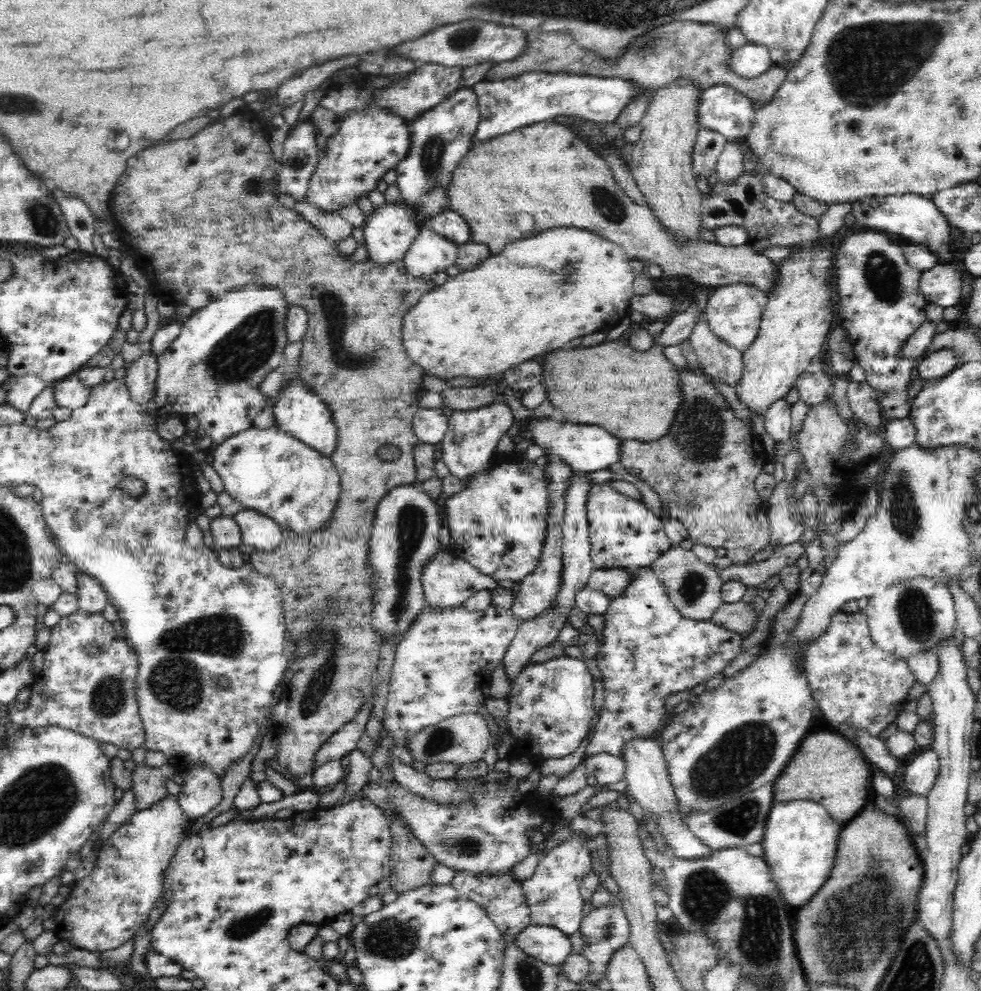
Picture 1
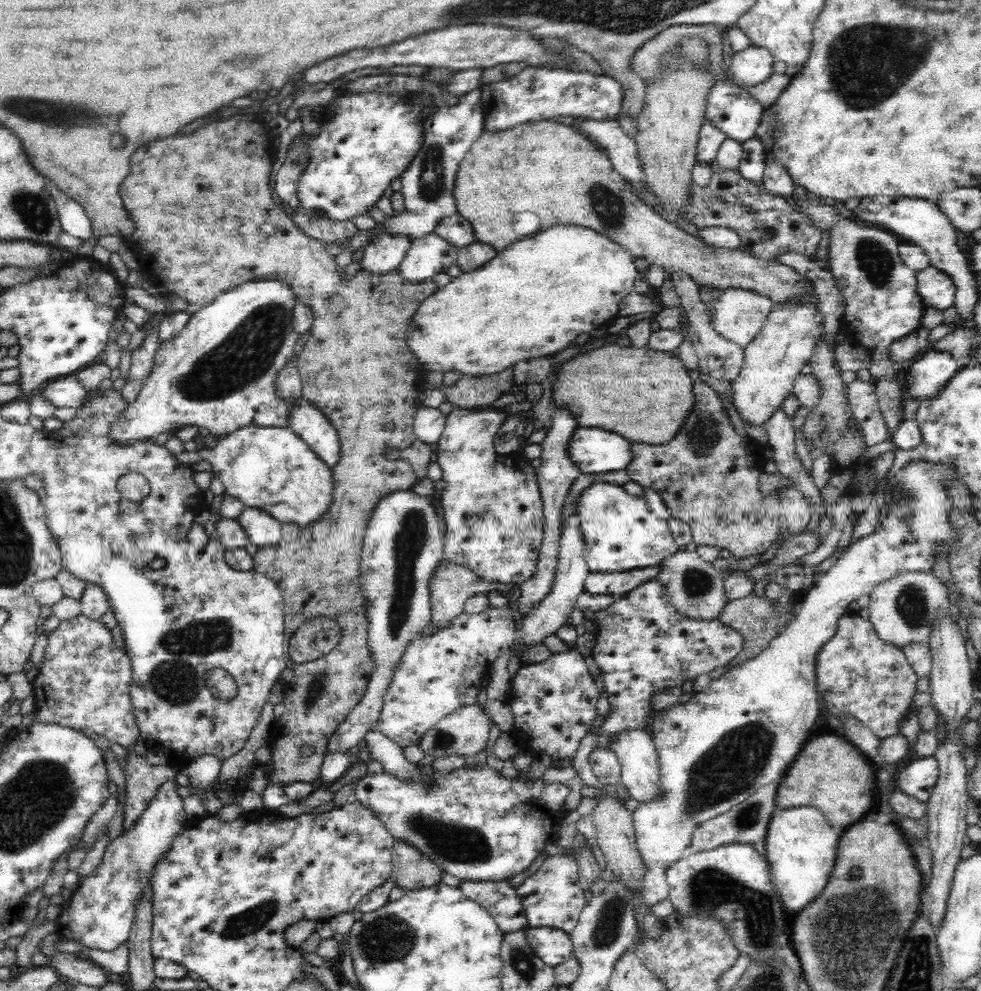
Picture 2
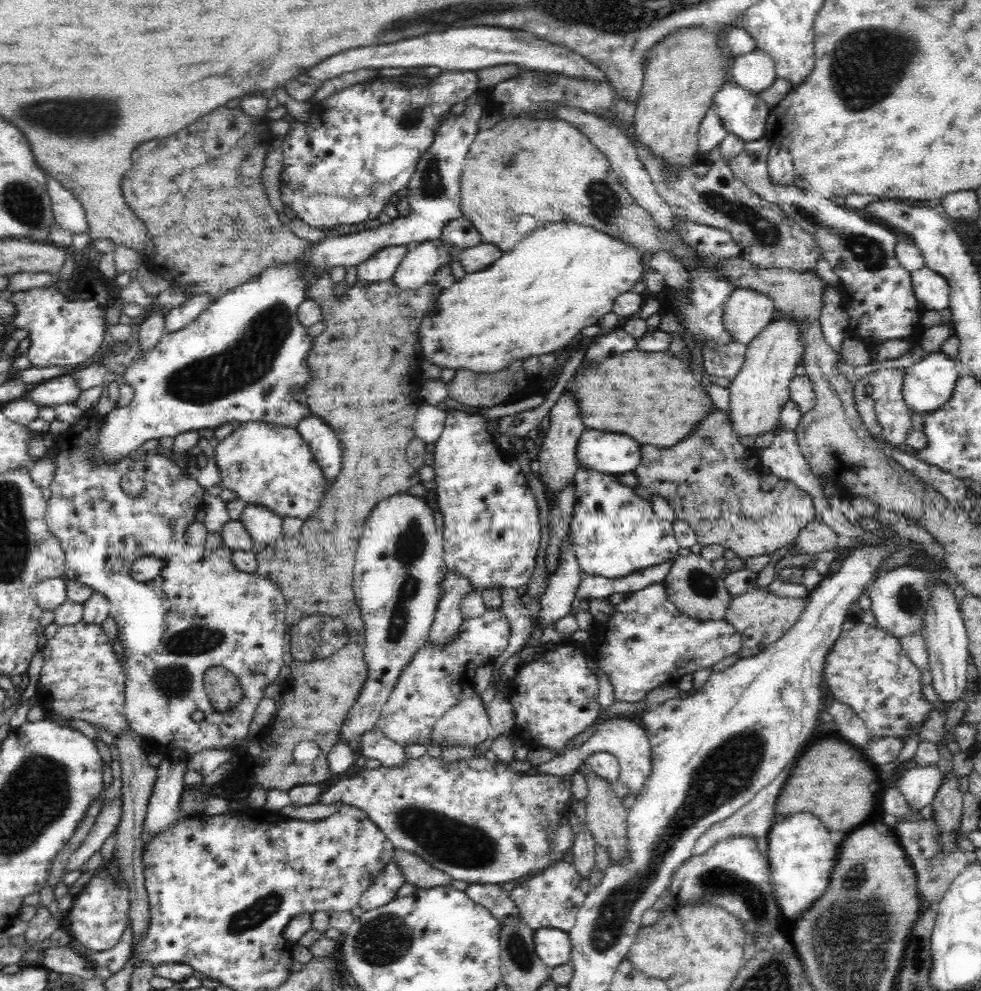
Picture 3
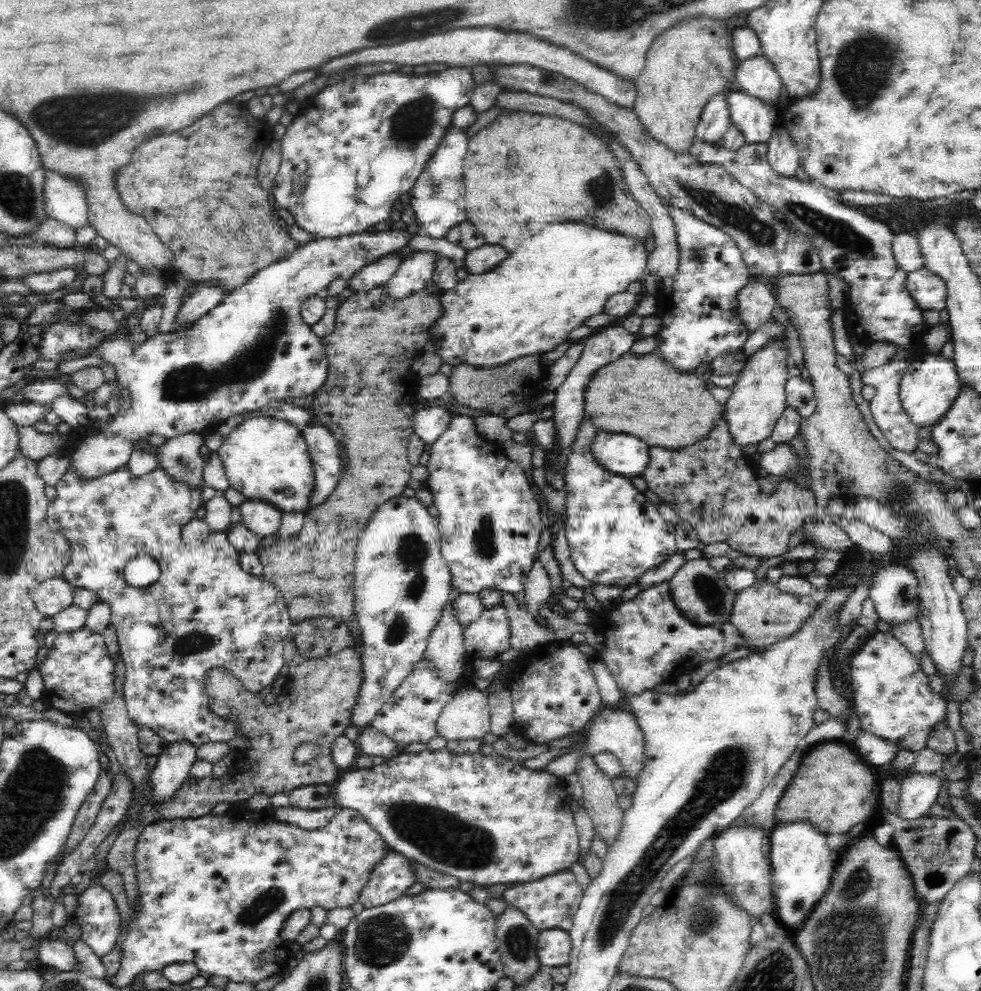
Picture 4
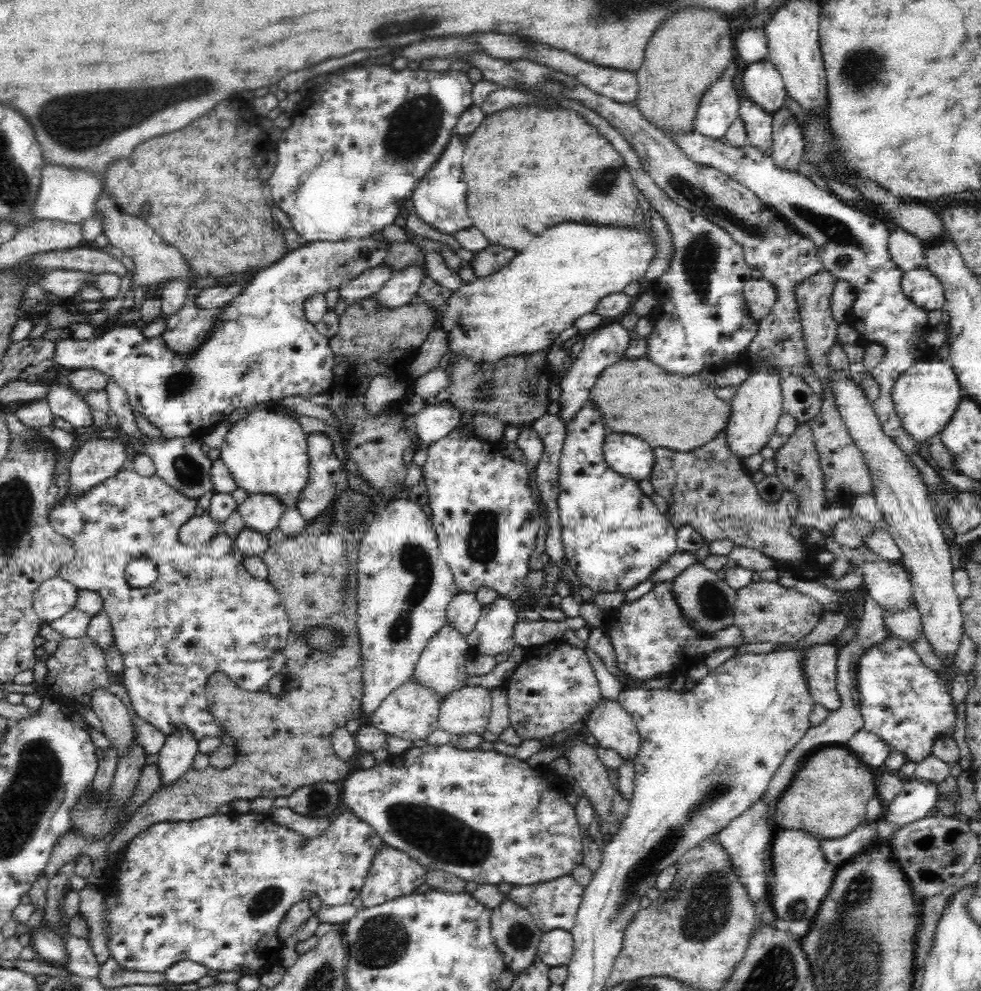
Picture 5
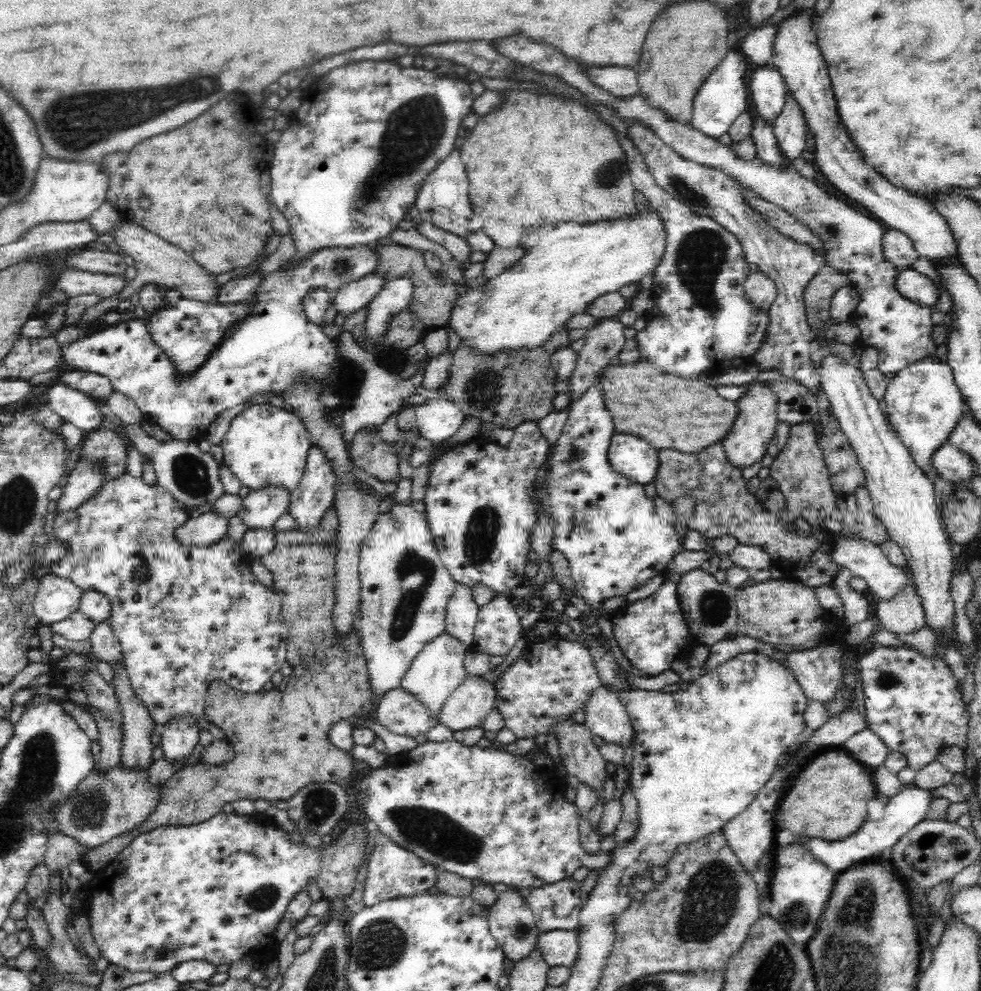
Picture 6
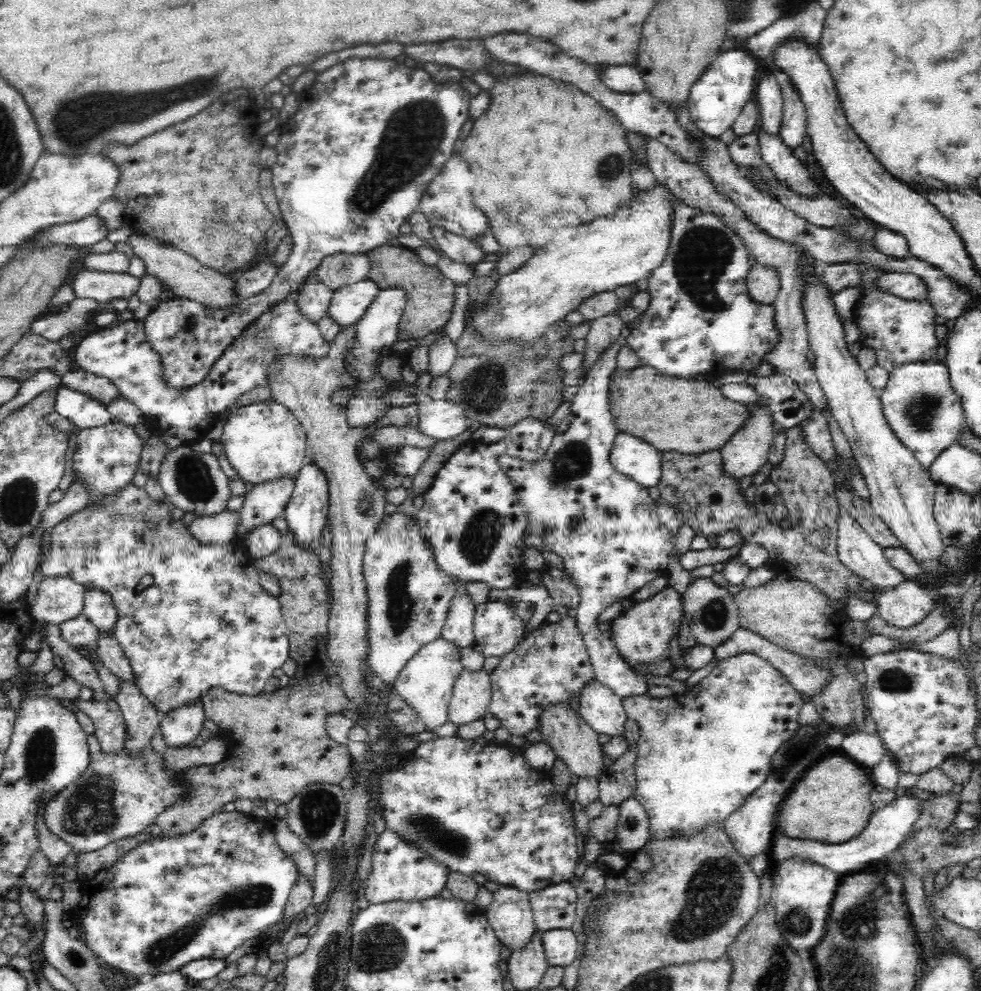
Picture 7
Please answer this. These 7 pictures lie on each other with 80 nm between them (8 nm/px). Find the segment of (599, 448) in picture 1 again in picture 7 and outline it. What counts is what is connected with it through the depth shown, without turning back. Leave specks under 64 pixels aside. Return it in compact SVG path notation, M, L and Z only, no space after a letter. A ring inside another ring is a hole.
M619 434L610 452L612 466L646 489L656 487L662 470L661 452L632 434Z

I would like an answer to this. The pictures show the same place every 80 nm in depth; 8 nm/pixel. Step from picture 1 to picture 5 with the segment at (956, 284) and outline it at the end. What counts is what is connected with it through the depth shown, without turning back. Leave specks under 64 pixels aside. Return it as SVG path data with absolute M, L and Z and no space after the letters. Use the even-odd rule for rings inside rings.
M924 266L904 272L901 289L915 306L927 312L940 311L945 306L944 287Z

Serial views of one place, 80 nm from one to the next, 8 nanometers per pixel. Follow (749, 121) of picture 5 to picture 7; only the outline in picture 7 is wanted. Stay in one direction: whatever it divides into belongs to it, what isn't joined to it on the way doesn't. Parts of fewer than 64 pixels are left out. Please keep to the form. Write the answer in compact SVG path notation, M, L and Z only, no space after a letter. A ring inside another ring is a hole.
M760 126L755 133L762 160L768 164L779 182L804 198L816 198L820 194L820 186L800 160L794 157L792 149L784 145L778 135L766 132Z

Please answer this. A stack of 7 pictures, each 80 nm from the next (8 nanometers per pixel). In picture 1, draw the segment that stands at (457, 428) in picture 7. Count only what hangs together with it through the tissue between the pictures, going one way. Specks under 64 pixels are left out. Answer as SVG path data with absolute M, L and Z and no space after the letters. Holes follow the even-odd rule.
M418 408L412 421L413 434L419 443L432 445L444 440L448 425L449 418L444 415L442 408Z

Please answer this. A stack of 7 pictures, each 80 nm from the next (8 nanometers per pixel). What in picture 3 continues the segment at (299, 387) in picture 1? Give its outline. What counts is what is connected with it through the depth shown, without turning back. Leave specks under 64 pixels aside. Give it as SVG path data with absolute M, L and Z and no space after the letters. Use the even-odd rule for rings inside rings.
M311 412L308 416L304 416L294 428L299 432L304 443L310 447L313 458L324 473L329 487L334 482L336 474L340 472L342 462L342 449L336 433L329 424Z

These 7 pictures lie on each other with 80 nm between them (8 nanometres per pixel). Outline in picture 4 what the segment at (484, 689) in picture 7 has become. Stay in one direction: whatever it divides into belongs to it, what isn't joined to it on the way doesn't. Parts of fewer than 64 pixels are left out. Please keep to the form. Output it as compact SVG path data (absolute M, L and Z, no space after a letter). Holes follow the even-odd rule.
M478 688L453 695L439 714L436 736L449 740L482 740L491 732L488 699Z

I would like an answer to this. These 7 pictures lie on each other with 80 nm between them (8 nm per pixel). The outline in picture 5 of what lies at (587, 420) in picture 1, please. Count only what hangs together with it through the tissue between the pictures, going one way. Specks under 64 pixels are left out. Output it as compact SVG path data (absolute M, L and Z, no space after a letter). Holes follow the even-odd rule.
M648 356L632 361L622 358L614 366L608 366L592 385L587 401L592 402L596 410L604 410L608 430L636 434L653 450L656 446L680 452L698 449L725 430L730 416L730 401L716 397L710 385L702 384L699 375L692 376L690 386L690 380L686 382L684 376L670 378L670 374L660 370ZM596 402L600 402L600 408Z

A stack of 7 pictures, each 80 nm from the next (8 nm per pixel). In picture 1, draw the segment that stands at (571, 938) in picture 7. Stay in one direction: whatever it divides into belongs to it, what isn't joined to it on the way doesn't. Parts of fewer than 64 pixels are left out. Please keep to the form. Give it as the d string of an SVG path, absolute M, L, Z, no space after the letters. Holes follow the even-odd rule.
M531 925L513 940L520 951L546 965L558 966L573 952L571 937L553 927Z

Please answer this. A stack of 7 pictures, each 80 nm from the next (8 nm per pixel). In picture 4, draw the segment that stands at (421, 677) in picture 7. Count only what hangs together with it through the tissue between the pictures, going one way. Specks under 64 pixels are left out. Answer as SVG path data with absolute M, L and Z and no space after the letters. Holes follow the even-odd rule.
M452 587L448 603L444 605L439 621L428 637L427 649L423 656L446 682L456 680L462 674L464 663L463 626L456 618L453 607L453 602L459 594L460 592Z

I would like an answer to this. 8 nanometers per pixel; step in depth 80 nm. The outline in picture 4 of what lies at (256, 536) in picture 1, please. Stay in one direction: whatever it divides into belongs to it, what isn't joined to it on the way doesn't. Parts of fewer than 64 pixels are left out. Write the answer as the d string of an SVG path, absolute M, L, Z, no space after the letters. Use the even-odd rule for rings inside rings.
M244 501L239 506L240 522L258 537L264 545L268 537L276 536L281 525L282 513L266 501Z

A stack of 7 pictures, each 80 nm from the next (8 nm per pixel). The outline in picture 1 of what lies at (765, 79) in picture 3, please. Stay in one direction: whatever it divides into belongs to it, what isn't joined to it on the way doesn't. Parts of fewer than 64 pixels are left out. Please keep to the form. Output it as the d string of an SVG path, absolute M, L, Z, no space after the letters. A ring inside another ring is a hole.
M747 42L729 55L730 69L738 76L744 78L756 78L758 74L766 72L773 66L769 50L764 45Z

